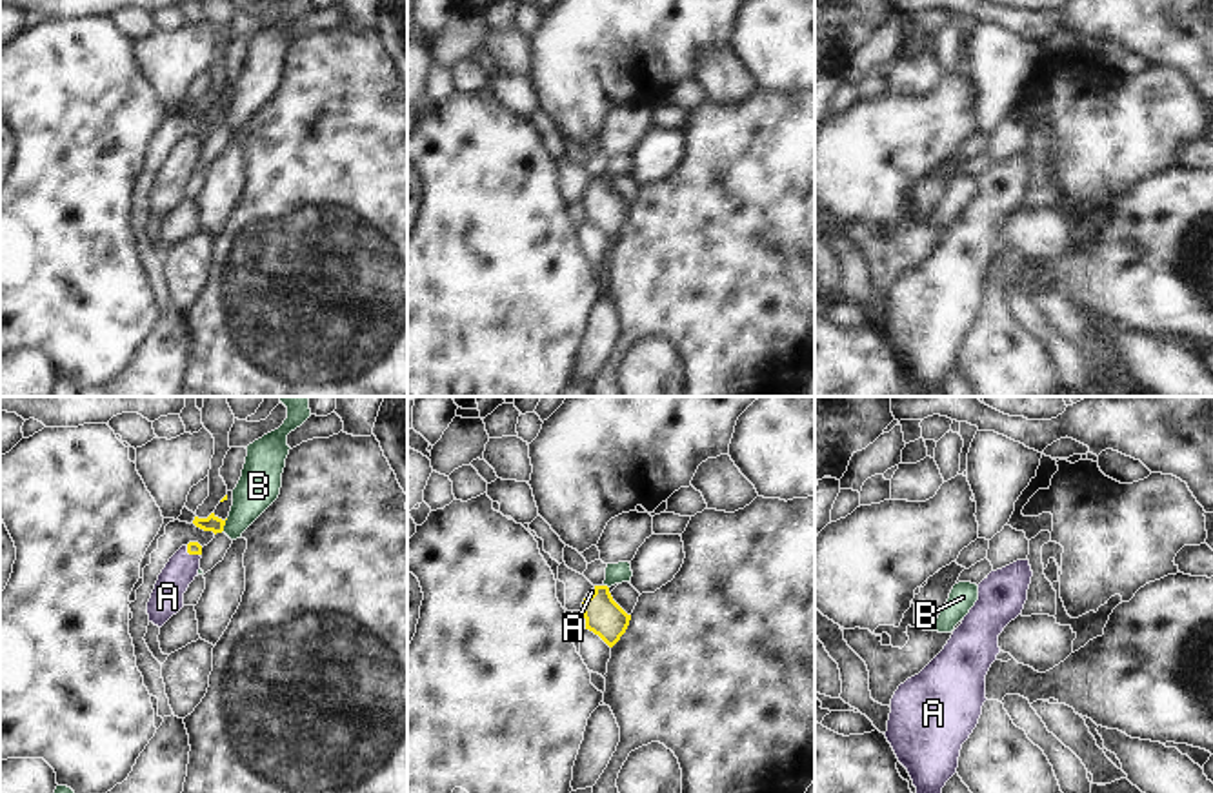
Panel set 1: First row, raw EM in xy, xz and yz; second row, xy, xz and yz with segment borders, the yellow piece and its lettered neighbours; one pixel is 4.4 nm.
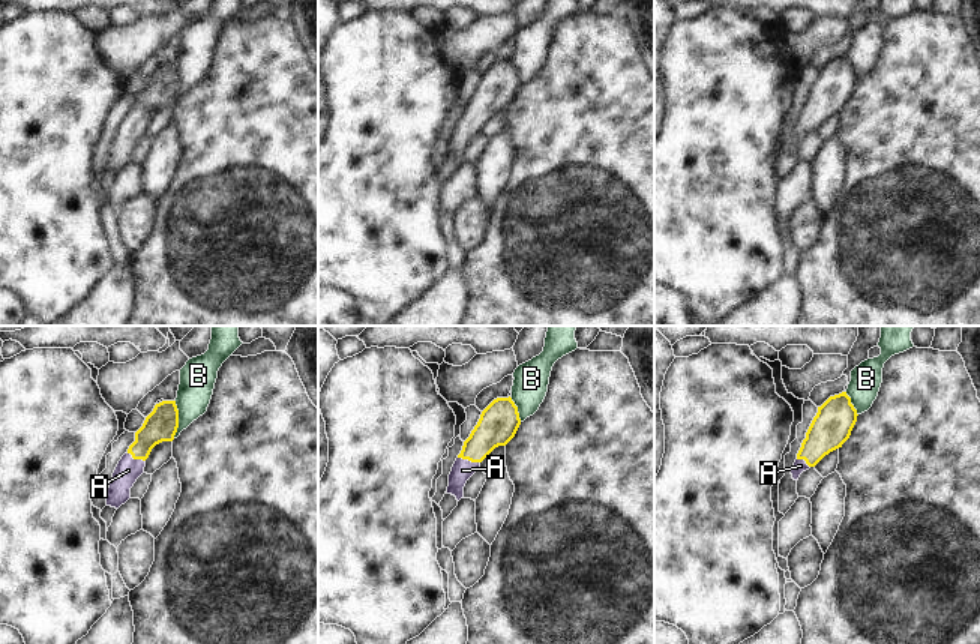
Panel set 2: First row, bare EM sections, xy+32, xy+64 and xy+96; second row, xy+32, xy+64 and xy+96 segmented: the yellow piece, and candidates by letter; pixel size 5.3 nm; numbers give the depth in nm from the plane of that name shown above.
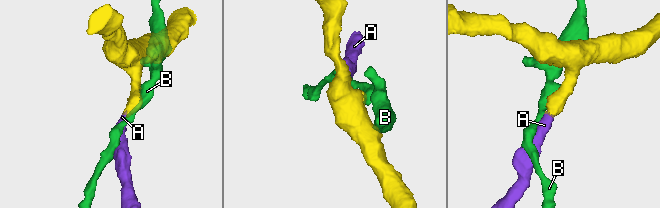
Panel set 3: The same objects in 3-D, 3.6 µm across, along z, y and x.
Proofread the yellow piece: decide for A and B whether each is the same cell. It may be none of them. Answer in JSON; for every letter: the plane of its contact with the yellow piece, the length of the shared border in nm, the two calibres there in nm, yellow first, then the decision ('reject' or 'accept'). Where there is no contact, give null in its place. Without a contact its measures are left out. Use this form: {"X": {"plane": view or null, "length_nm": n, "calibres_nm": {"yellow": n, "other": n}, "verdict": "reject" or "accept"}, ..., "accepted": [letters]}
{"A": {"plane": "xy", "length_nm": 80, "calibres_nm": {"yellow": 60, "other": 140}, "verdict": "accept"}, "B": {"plane": "xy", "length_nm": 70, "calibres_nm": {"yellow": 70, "other": 190}, "verdict": "reject"}, "accepted": ["A"]}

